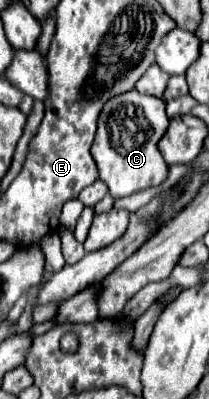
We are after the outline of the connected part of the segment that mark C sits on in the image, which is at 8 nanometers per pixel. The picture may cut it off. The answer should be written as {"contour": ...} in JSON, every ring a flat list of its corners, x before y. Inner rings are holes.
{"contour":[[129,90,103,104,91,156,97,162,99,178,107,184,113,198,123,198,137,190,159,186,167,178,167,164,157,150,157,142,165,134,167,124,169,118,165,114,165,102,157,96,143,96,137,90]]}

